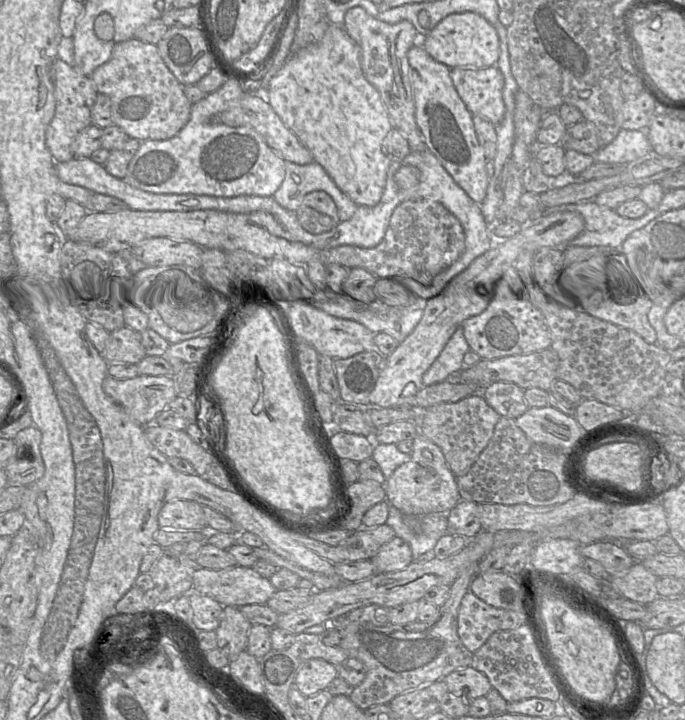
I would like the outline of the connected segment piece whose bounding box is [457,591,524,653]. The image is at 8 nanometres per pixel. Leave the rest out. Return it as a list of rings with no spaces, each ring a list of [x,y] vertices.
[[[468,591],[459,607],[457,631],[464,646],[474,653],[493,633],[516,629],[523,623],[523,614],[491,606]]]

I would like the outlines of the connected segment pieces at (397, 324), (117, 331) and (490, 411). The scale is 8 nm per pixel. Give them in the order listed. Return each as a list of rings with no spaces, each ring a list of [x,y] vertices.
[[[330,294],[320,301],[311,301],[317,309],[333,317],[352,320],[357,322],[373,333],[386,333],[403,342],[418,326],[424,316],[423,308],[398,308],[377,301],[358,301],[348,295]]]
[[[126,325],[108,329],[108,337],[101,355],[108,363],[138,364],[146,352],[139,331]]]
[[[481,392],[457,402],[440,403],[418,410],[419,433],[440,447],[449,469],[456,477],[465,475],[491,440],[501,415],[488,405]]]

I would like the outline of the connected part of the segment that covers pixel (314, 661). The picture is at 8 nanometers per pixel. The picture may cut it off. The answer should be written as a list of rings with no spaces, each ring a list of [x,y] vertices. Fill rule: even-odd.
[[[311,658],[299,667],[294,685],[305,697],[309,697],[327,689],[337,676],[337,666],[321,658]]]

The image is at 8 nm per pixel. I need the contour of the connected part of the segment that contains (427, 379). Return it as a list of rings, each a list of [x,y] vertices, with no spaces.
[[[460,326],[422,377],[423,387],[431,386],[456,376],[464,367],[464,355],[470,350],[463,327]]]

